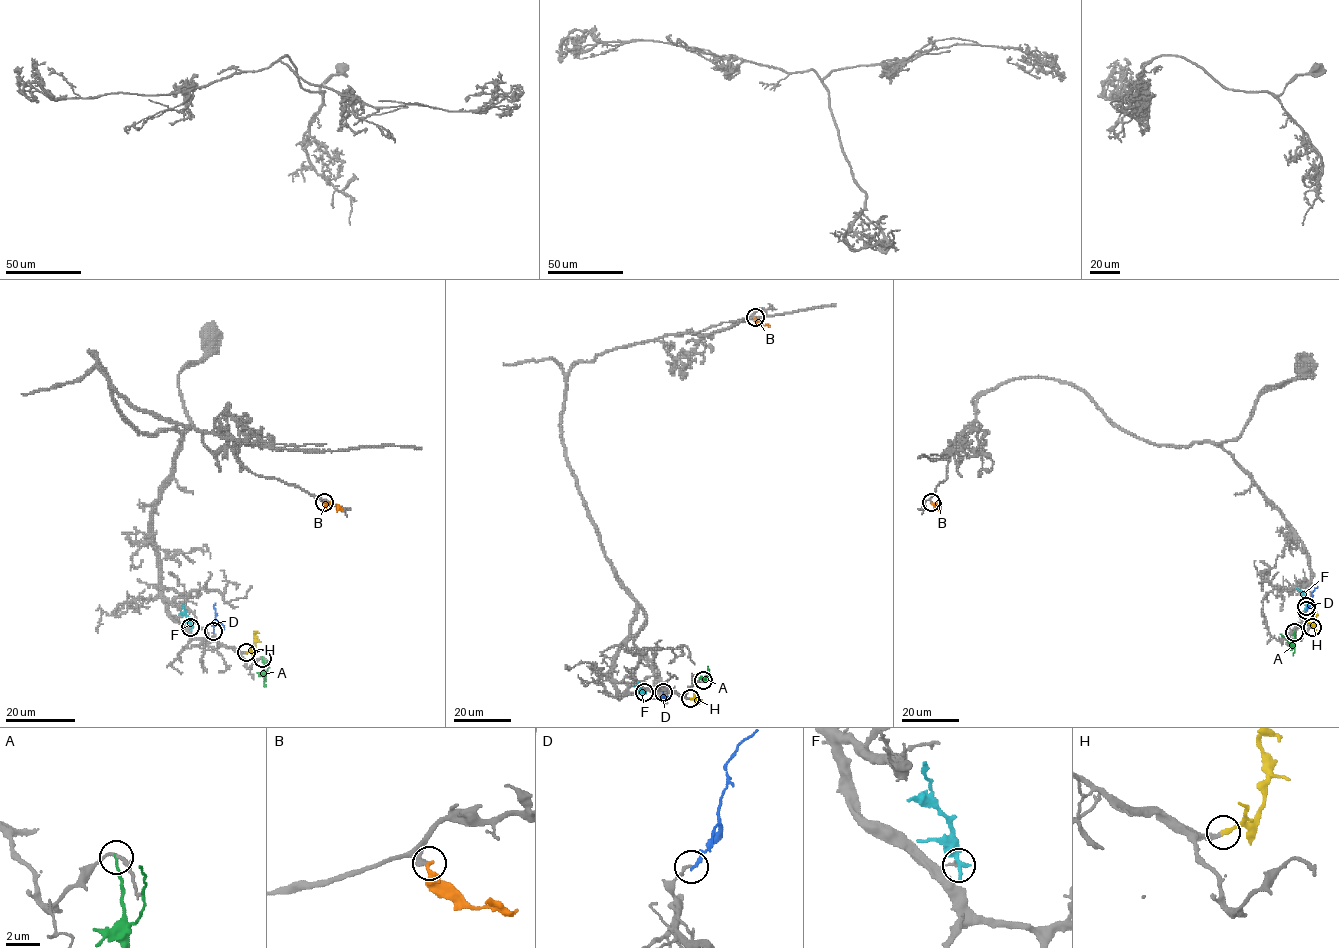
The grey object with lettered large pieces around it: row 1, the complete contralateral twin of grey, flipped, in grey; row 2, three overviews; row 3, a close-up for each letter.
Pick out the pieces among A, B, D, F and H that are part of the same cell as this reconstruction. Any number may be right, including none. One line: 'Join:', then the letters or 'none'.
Join: D, H

